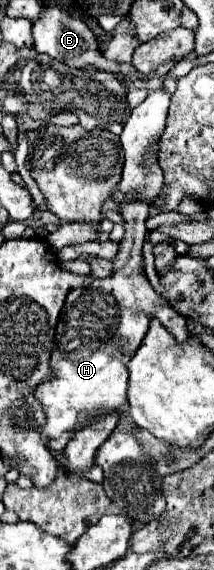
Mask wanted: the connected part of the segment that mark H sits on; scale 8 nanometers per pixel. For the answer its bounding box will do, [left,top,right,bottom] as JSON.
[34,201,190,439]

